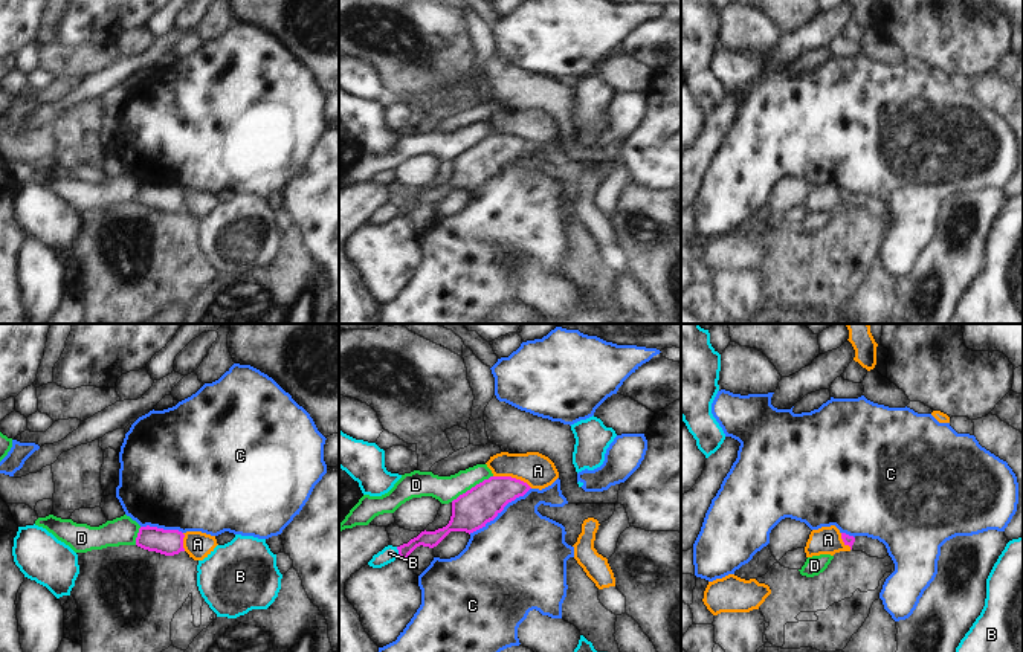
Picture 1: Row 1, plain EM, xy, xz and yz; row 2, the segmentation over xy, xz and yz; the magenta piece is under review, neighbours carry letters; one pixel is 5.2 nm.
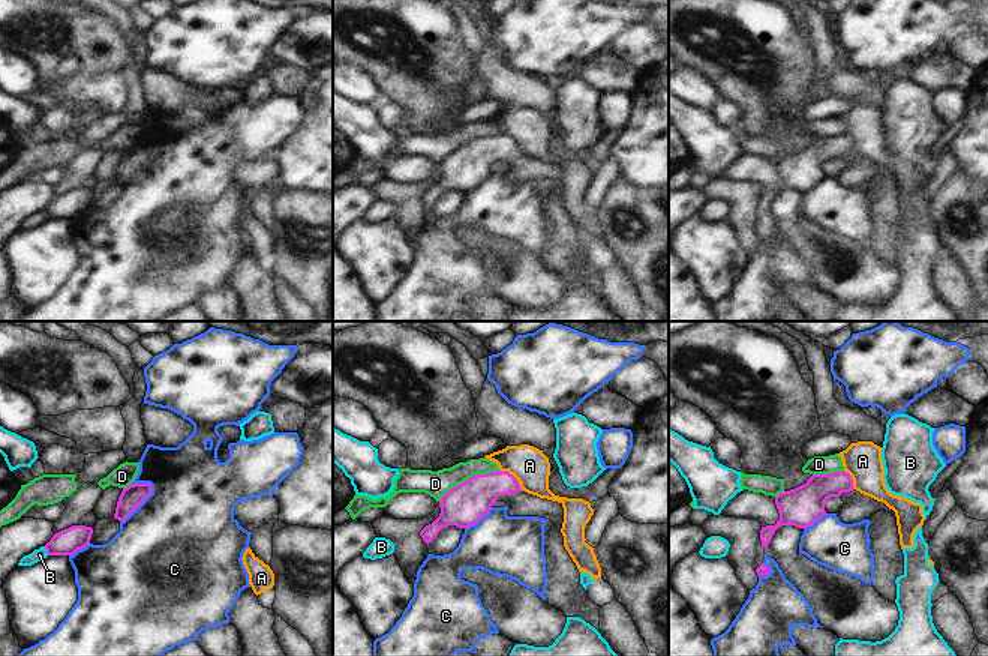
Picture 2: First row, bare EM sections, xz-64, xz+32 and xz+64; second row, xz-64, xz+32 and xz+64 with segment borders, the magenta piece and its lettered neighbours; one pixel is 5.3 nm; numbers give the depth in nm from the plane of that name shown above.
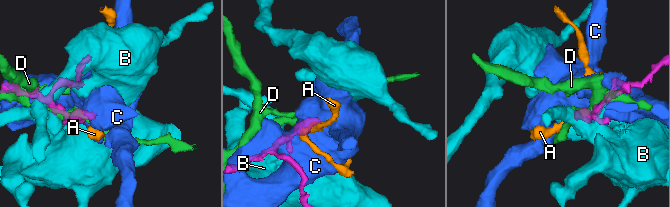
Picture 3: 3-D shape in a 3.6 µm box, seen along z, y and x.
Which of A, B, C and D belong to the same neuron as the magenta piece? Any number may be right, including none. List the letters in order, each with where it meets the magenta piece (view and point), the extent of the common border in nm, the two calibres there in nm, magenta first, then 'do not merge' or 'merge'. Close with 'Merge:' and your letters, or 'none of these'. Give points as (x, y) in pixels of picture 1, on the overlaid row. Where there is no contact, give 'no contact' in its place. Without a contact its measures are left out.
A: contact xz (513, 478); length 220 nm; calibres 200 and 180 nm; do not merge
B: contact xz (399, 551); length 60 nm; calibres 90 and 90 nm; do not merge
C: contact xz (500, 512); length 400 nm; calibres 200 and 460 nm; do not merge
D: contact xz (472, 487); length 260 nm; calibres 200 and 140 nm; do not merge
Merge: none of these

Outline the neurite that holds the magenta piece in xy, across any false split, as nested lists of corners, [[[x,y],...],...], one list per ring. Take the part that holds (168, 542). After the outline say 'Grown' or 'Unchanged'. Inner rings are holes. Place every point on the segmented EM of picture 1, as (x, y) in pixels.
[[[147,525],[139,528],[136,545],[148,551],[174,556],[185,551],[183,537],[185,534],[179,530],[163,530]]]. Unchanged

